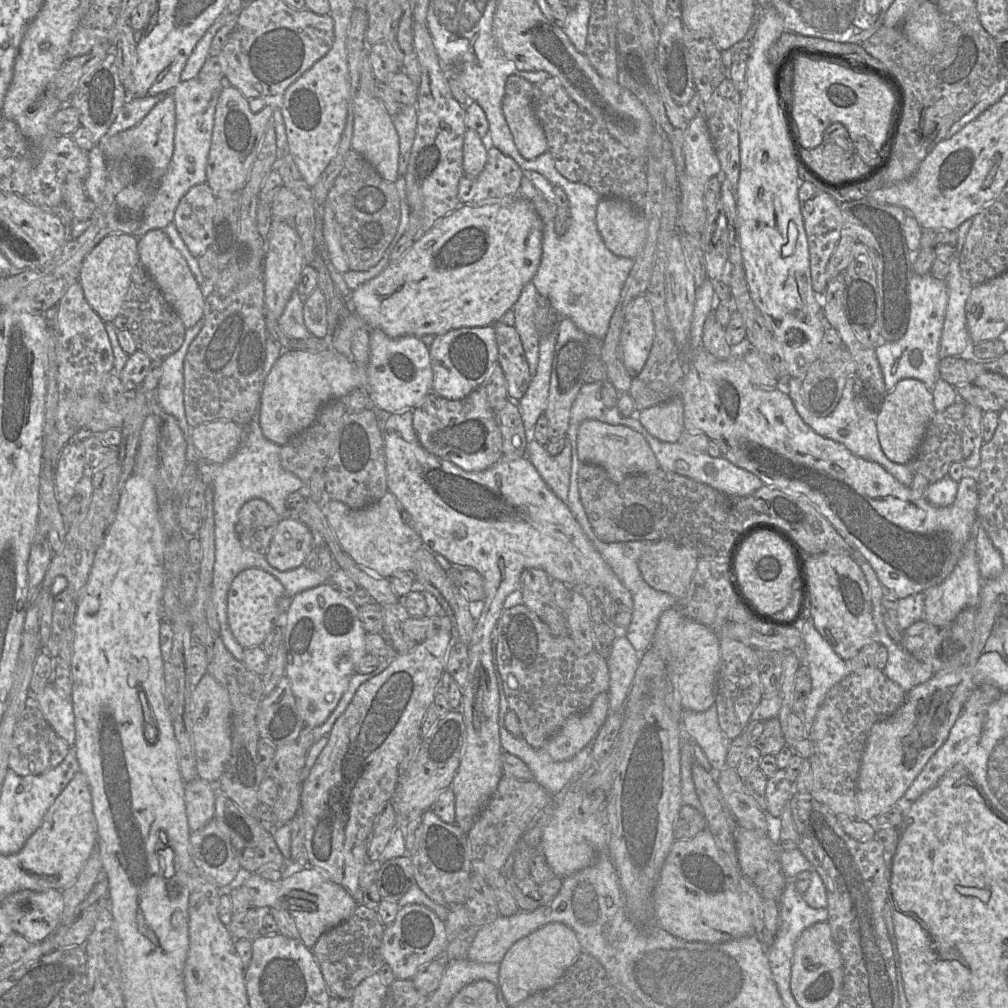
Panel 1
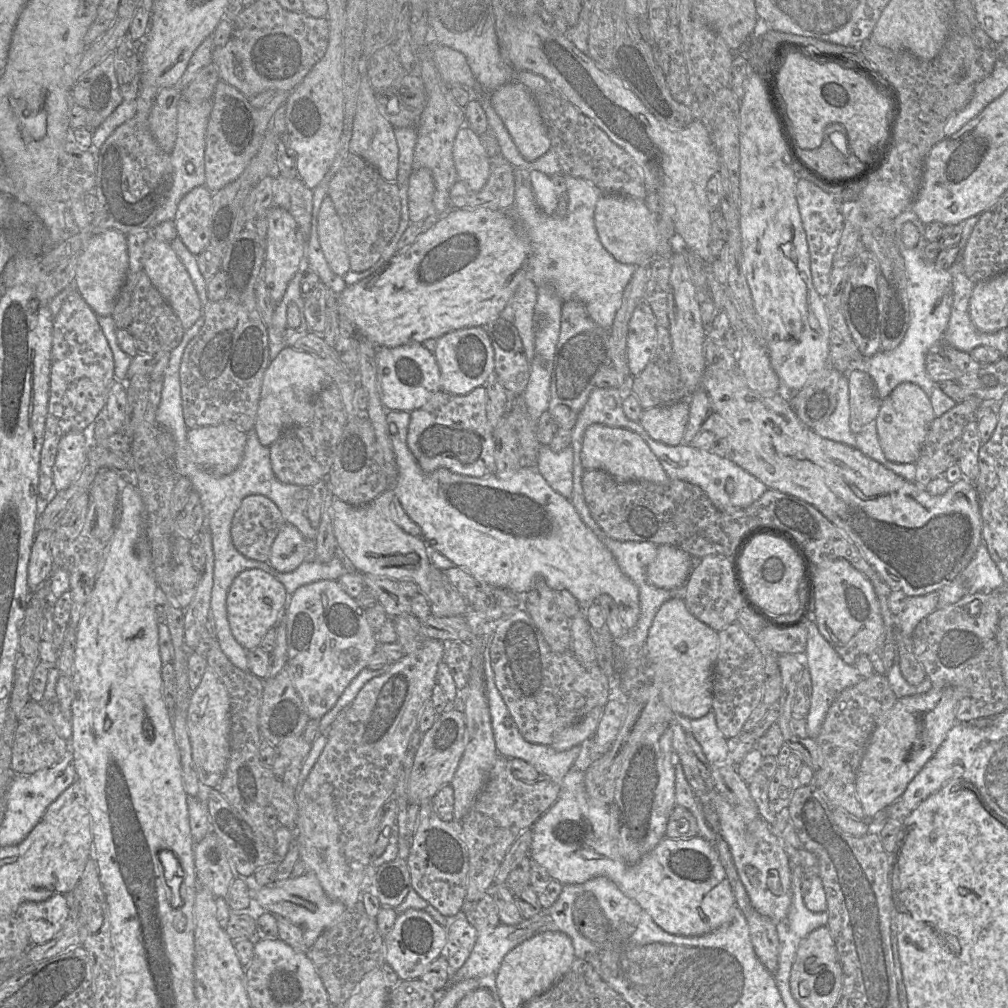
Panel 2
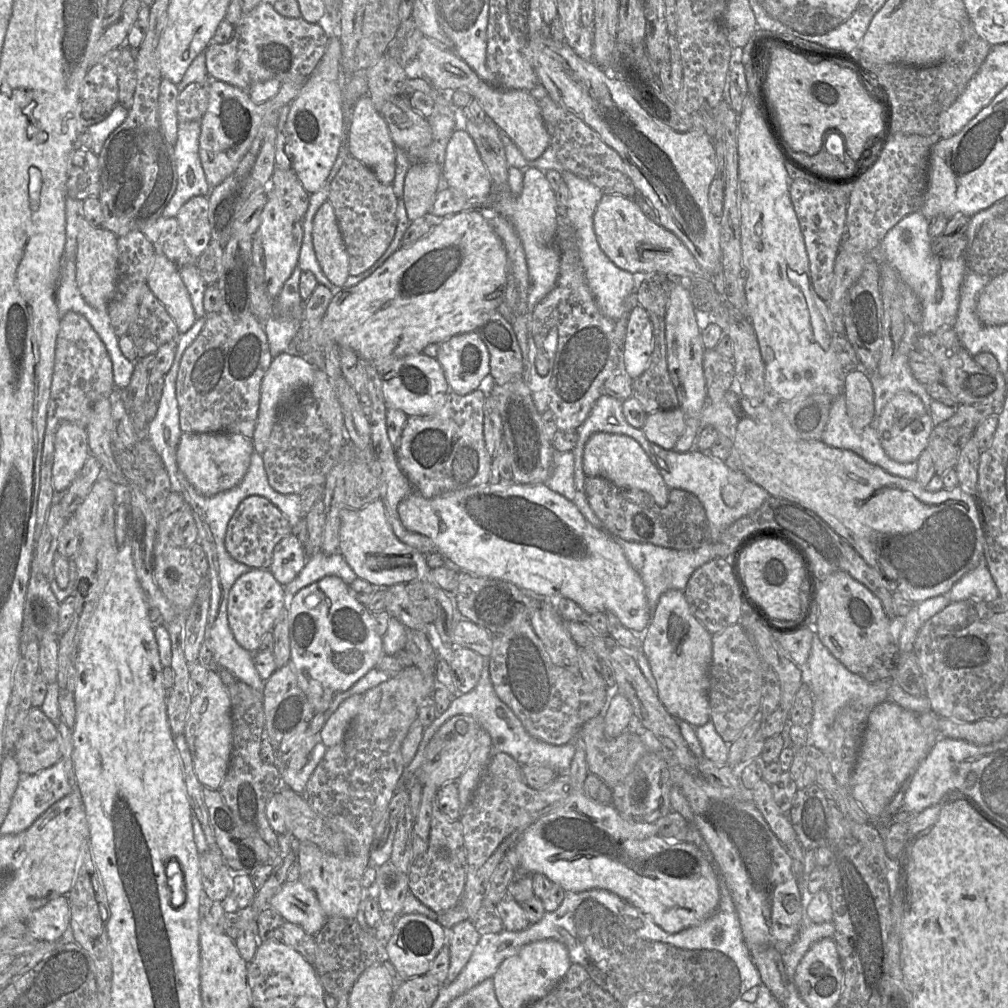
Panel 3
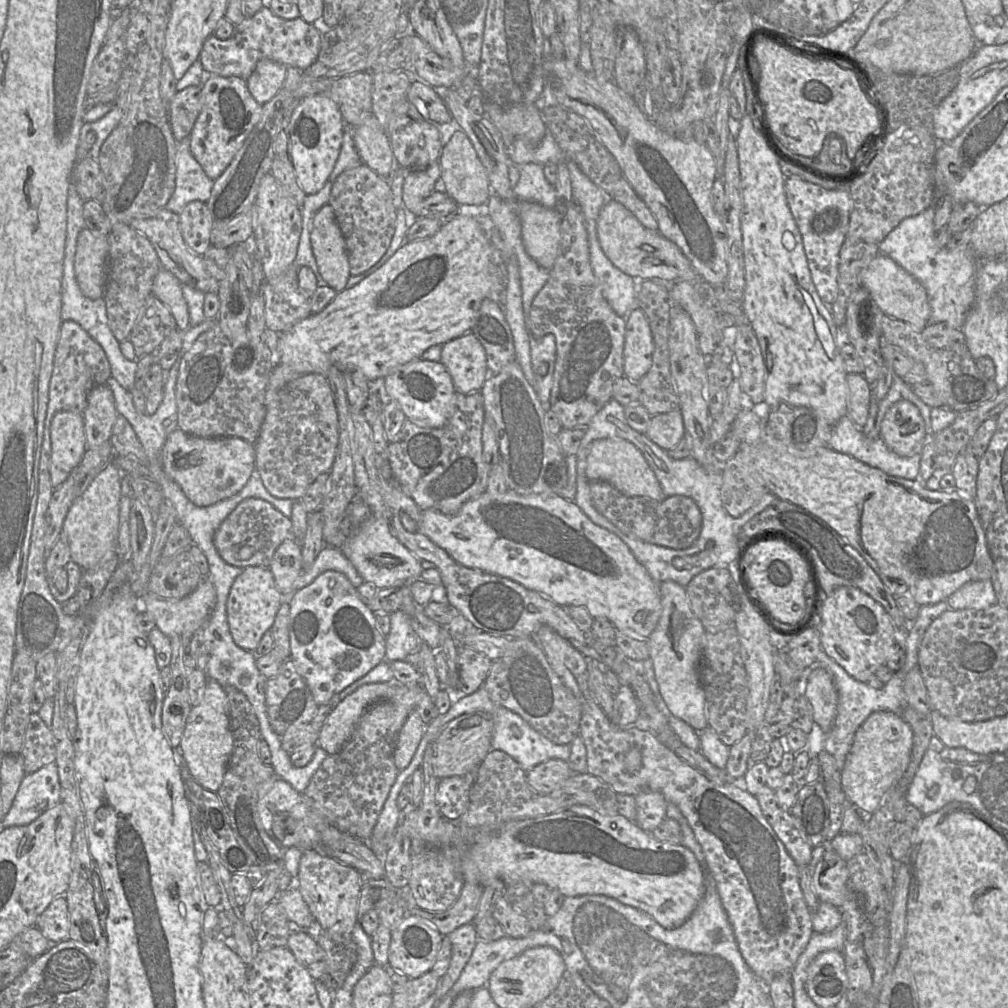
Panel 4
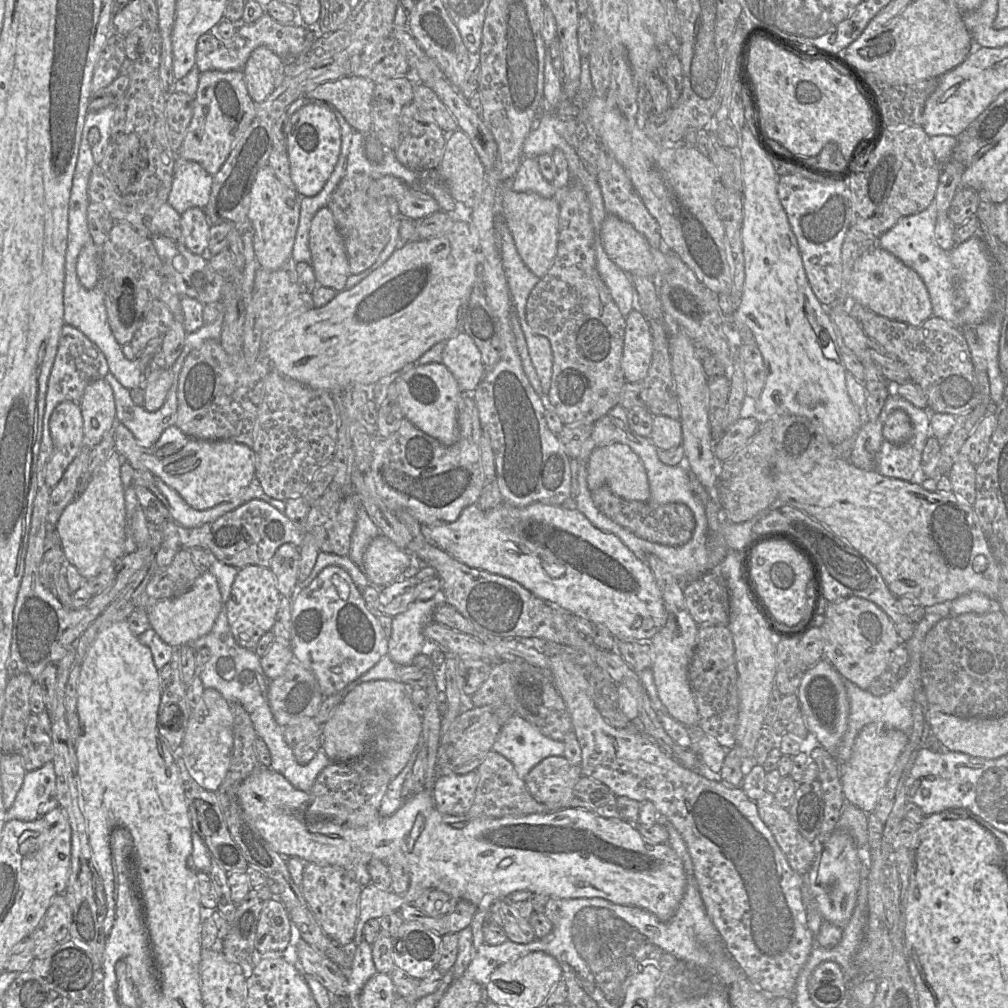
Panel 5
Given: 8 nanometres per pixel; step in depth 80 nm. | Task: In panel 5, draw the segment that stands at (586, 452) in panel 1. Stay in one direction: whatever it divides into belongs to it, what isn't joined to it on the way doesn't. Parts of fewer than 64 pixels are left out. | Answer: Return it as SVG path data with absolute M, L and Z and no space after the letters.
M621 443L598 447L590 455L588 465L588 488L591 492L605 485L616 496L627 501L649 501L650 488L645 467L632 449Z

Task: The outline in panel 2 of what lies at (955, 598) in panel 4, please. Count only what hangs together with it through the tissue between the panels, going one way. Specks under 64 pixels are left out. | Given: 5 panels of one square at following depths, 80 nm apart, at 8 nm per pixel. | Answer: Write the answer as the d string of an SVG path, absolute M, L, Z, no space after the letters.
M982 542L970 564L960 573L969 592L990 593L1001 587L1005 579Z

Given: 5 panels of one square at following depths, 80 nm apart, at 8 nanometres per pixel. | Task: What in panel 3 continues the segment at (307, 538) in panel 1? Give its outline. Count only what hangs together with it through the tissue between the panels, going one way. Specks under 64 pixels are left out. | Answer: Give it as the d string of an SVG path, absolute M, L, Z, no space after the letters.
M292 532L275 545L270 572L284 586L298 575L304 567L307 558L299 539Z

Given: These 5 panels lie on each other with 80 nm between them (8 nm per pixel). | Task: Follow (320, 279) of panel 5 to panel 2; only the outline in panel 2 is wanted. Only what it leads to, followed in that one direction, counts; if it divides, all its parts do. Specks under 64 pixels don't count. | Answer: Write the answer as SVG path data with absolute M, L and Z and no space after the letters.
M326 196L321 204L317 230L319 243L329 267L336 275L344 277L350 270L344 228L329 196Z

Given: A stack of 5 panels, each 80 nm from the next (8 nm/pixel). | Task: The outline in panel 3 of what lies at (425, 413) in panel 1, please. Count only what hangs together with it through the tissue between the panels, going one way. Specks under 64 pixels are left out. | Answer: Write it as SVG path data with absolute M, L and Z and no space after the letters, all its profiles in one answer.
M477 389L467 395L449 391L444 404L431 415L409 416L402 431L399 447L396 449L397 462L412 487L425 498L458 489L489 483L492 458L488 455L483 435L484 393Z

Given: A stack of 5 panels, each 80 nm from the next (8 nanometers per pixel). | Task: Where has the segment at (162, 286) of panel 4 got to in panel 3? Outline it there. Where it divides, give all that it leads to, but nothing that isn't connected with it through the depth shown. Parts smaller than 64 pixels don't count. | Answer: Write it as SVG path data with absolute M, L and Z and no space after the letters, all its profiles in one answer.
M156 254L147 285L173 318L179 332L187 332L197 319L180 268L166 256Z

